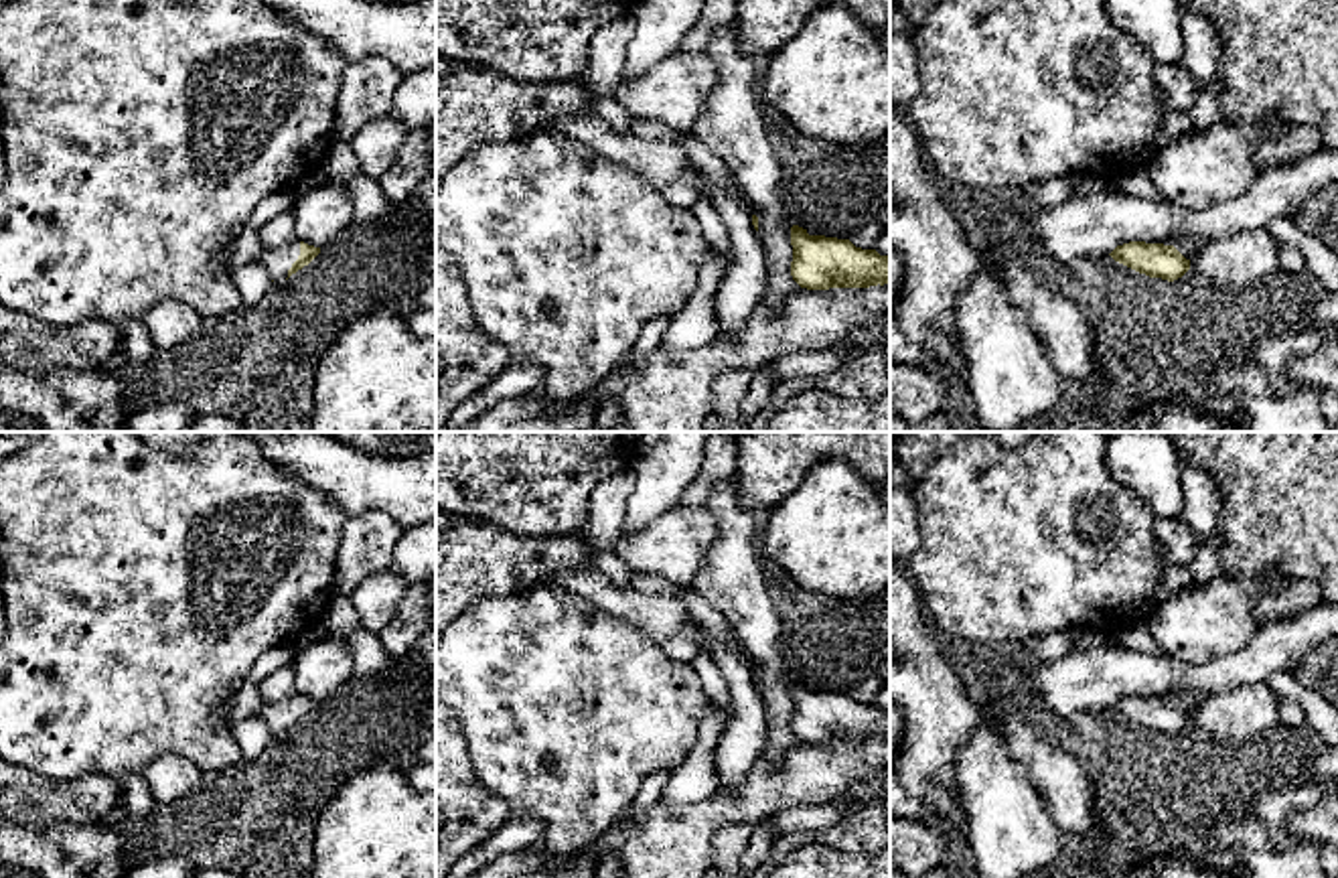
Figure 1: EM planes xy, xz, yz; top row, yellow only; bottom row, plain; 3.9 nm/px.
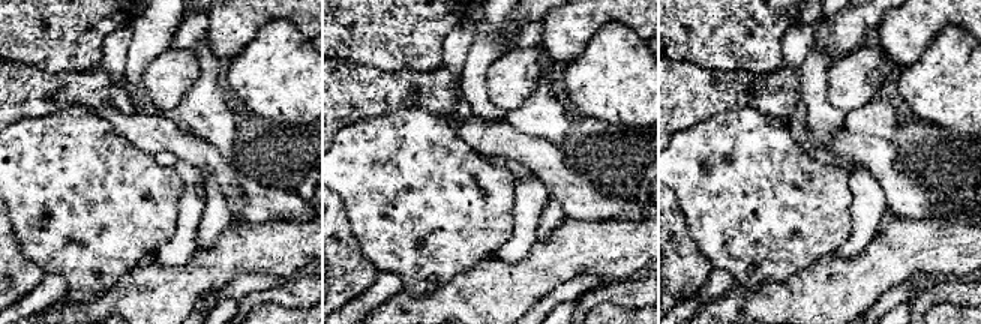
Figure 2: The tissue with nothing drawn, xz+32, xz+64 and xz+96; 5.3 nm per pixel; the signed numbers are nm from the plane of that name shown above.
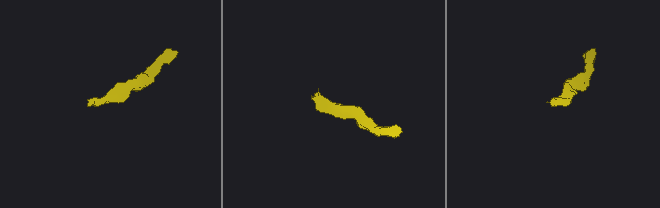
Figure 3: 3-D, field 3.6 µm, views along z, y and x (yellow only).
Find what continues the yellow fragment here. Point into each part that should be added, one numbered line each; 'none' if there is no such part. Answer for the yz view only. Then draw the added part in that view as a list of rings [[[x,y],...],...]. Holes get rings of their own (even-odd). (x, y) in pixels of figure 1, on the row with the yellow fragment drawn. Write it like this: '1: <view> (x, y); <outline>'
none

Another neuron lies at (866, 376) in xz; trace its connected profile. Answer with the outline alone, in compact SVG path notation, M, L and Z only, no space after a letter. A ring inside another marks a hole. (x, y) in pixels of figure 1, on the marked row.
M888 345L870 347L858 357L847 359L831 373L787 377L772 383L770 406L750 422L748 432L766 432L768 414L783 408L791 397L809 389L825 389L839 397L862 401L882 397L890 391Z

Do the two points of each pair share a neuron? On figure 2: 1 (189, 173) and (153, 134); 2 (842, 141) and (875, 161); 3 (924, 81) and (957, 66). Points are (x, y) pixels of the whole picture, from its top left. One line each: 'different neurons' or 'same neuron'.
1: different neurons
2: same neuron
3: same neuron

